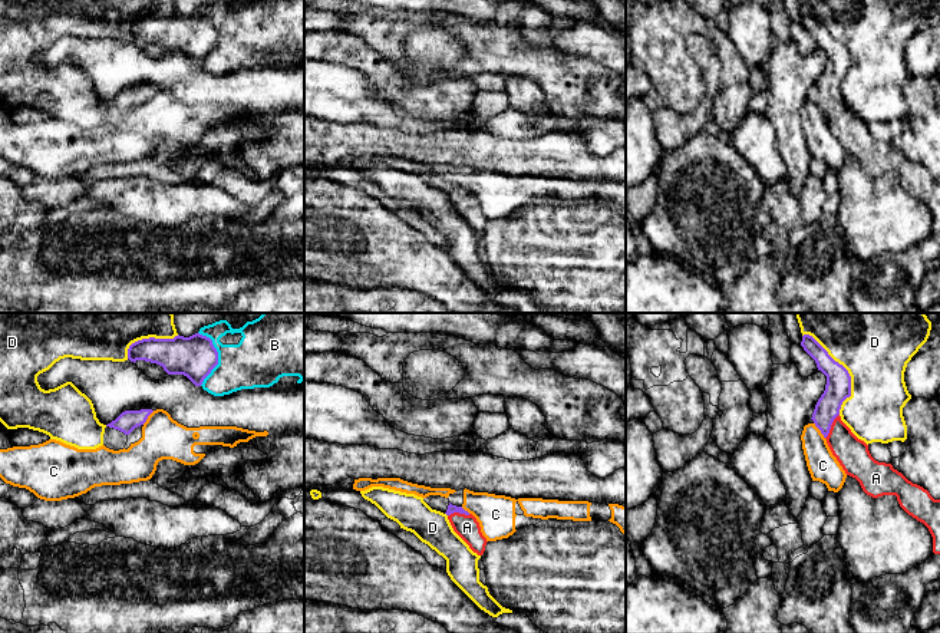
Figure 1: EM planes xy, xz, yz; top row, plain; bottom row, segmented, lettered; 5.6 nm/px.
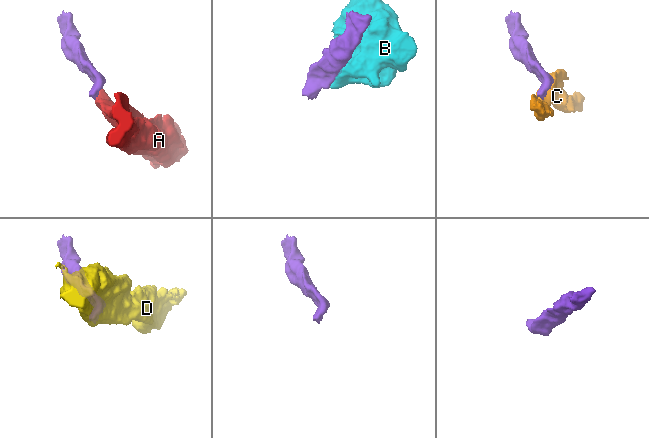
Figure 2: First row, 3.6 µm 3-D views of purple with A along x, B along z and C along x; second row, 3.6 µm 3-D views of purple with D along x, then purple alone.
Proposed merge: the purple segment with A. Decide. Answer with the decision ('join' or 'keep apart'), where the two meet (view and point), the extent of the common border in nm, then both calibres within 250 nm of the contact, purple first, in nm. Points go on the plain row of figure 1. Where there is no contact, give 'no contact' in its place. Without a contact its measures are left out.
join; meets purple in yz at (830, 105); contact 160 nm long; 140 nm thick on the purple side, 180 nm on the other

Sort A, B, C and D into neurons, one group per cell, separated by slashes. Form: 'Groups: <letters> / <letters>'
Groups: A / B / C / D

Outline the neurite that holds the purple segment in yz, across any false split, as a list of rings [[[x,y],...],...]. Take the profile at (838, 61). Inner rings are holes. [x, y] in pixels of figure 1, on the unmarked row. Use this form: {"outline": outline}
{"outline": [[[804,13],[801,24],[815,39],[818,49],[827,55],[825,69],[818,78],[811,98],[827,118],[832,133],[845,152],[860,161],[867,174],[873,177],[896,174],[900,185],[929,207],[933,215],[933,231],[940,233],[940,178],[934,178],[927,168],[908,159],[891,142],[878,141],[871,135],[868,123],[858,118],[840,95],[842,80],[851,75],[851,55],[848,49],[835,40],[812,14]]]}

